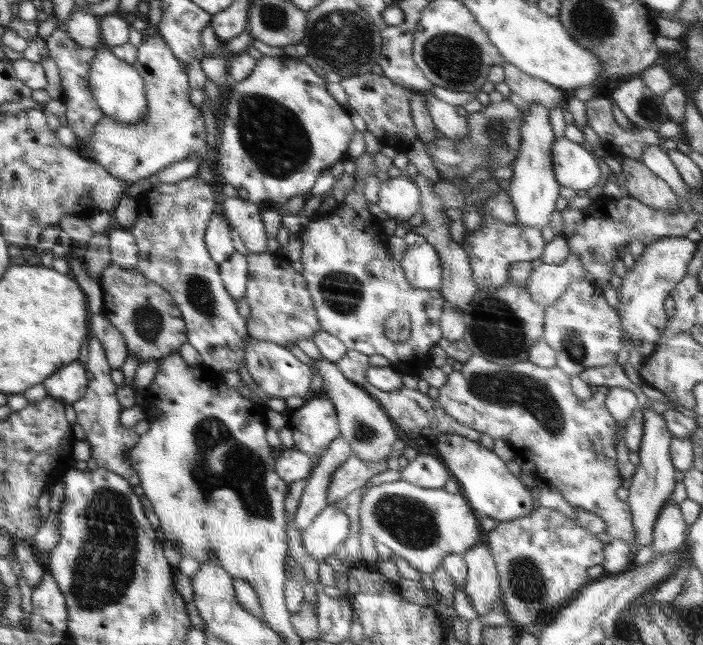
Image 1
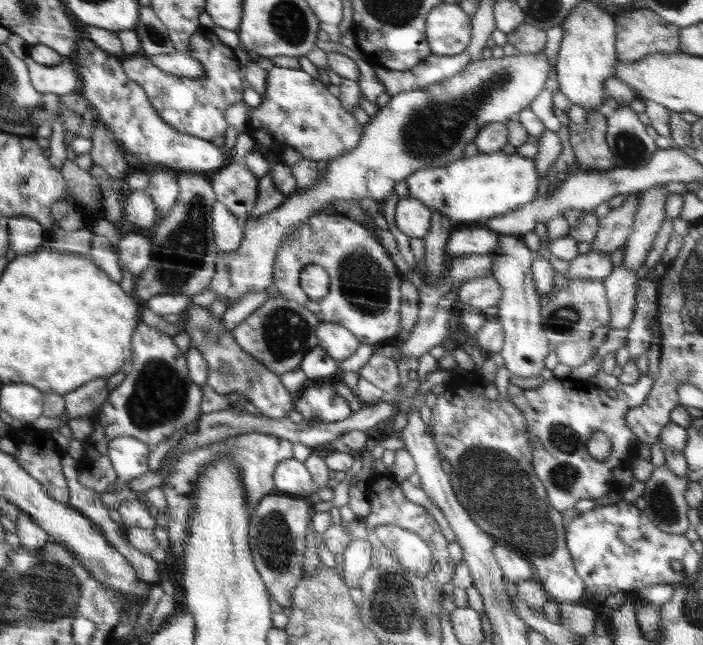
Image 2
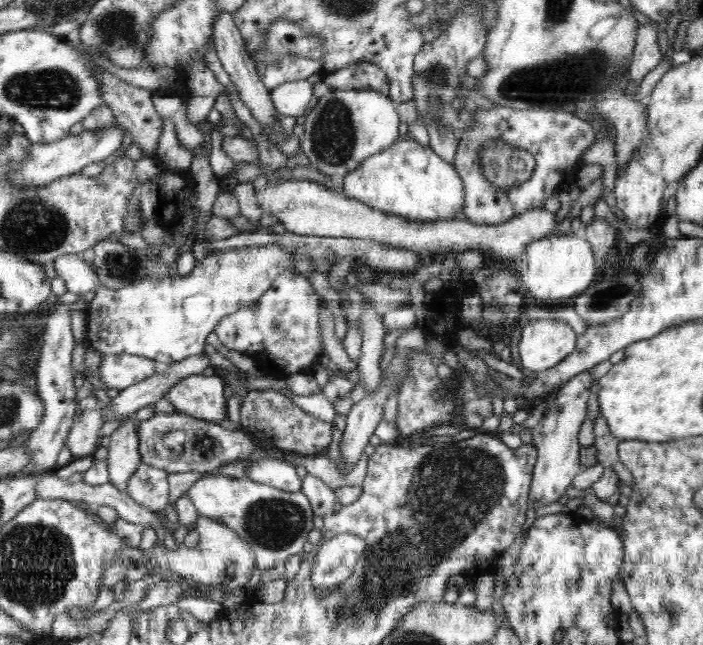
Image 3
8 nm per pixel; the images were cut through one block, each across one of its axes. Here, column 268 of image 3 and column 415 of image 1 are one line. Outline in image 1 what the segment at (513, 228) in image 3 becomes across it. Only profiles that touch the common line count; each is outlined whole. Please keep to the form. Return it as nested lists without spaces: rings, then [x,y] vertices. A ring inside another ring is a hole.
[[[408,177],[389,178],[380,184],[376,203],[392,219],[401,219],[411,225],[418,218],[421,194],[417,185]]]

